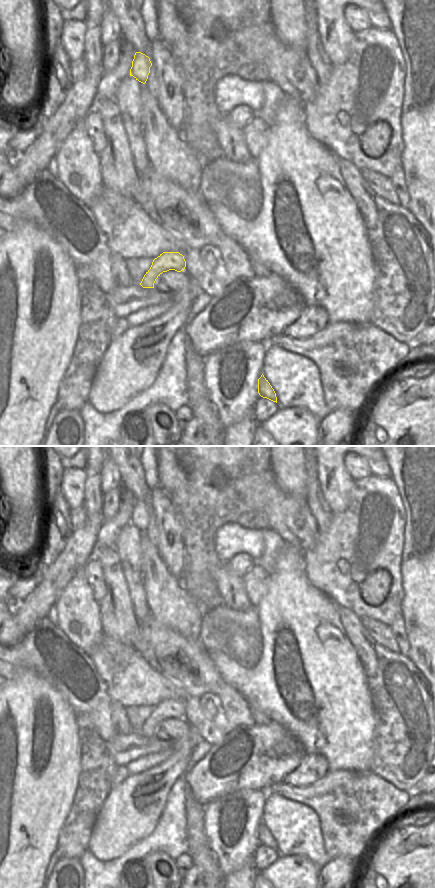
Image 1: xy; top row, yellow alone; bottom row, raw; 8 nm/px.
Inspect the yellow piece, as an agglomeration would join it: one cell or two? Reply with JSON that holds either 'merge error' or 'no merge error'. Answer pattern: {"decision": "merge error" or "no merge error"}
{"decision": "no merge error"}

